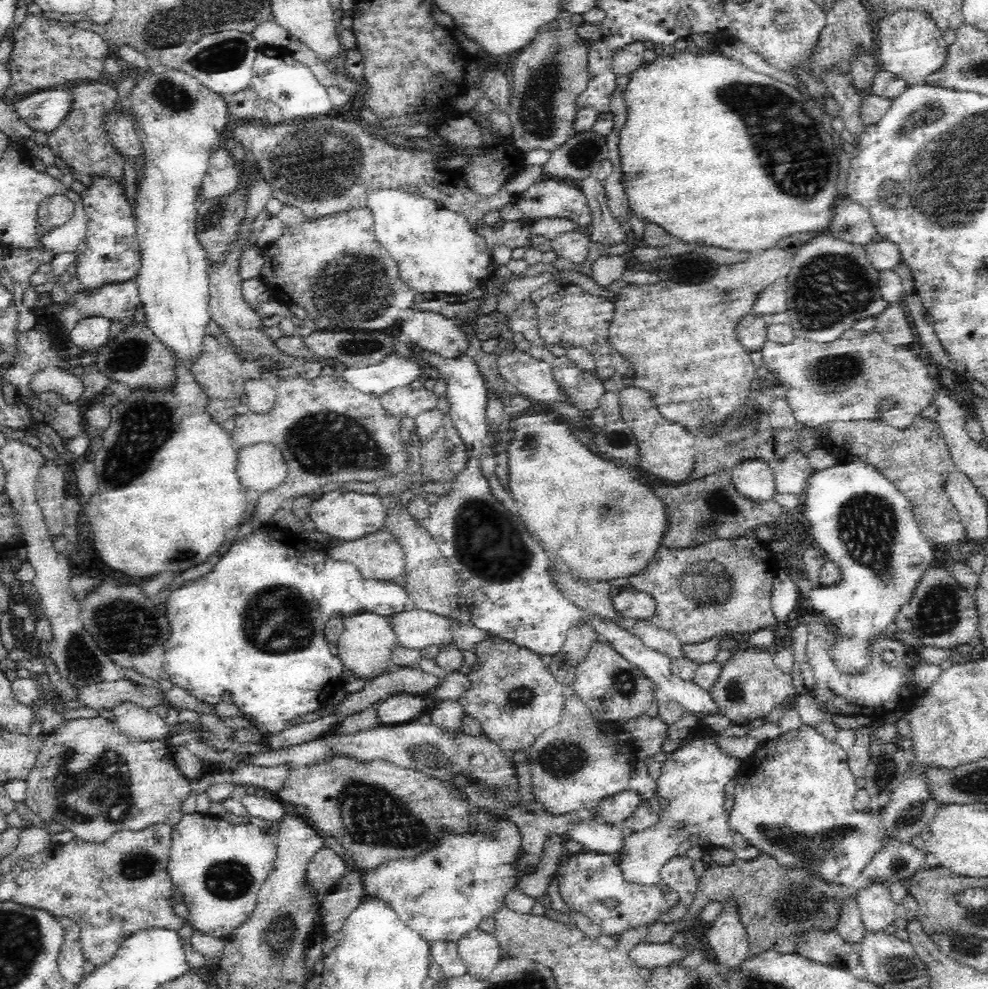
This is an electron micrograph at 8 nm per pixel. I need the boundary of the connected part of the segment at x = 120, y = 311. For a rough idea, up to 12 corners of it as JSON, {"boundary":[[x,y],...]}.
{"boundary":[[135,279],[80,291],[76,308],[87,317],[135,324],[141,306]]}

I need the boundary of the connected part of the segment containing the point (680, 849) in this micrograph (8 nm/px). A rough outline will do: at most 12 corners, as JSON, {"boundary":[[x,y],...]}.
{"boundary":[[709,742],[667,755],[656,822],[617,855],[654,884],[690,848],[760,849],[733,830],[735,758]]}

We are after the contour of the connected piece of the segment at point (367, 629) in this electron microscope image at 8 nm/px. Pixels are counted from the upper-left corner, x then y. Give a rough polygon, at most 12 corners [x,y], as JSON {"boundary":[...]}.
{"boundary":[[346,617],[335,640],[347,674],[370,680],[392,664],[388,618]]}

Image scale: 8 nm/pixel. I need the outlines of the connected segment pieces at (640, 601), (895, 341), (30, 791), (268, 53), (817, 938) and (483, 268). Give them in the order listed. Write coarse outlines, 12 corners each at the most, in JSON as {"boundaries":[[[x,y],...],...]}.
{"boundaries":[[[636,589],[614,593],[615,610],[628,618],[651,620],[656,597]],[[899,302],[875,318],[876,331],[893,346],[918,340]],[[112,719],[48,734],[25,804],[102,842],[183,815],[162,739]],[[260,48],[250,83],[286,123],[335,112],[286,48]],[[812,930],[800,954],[850,970],[862,967],[860,946],[836,932]],[[376,187],[375,237],[415,294],[464,296],[495,267],[465,214]]]}

